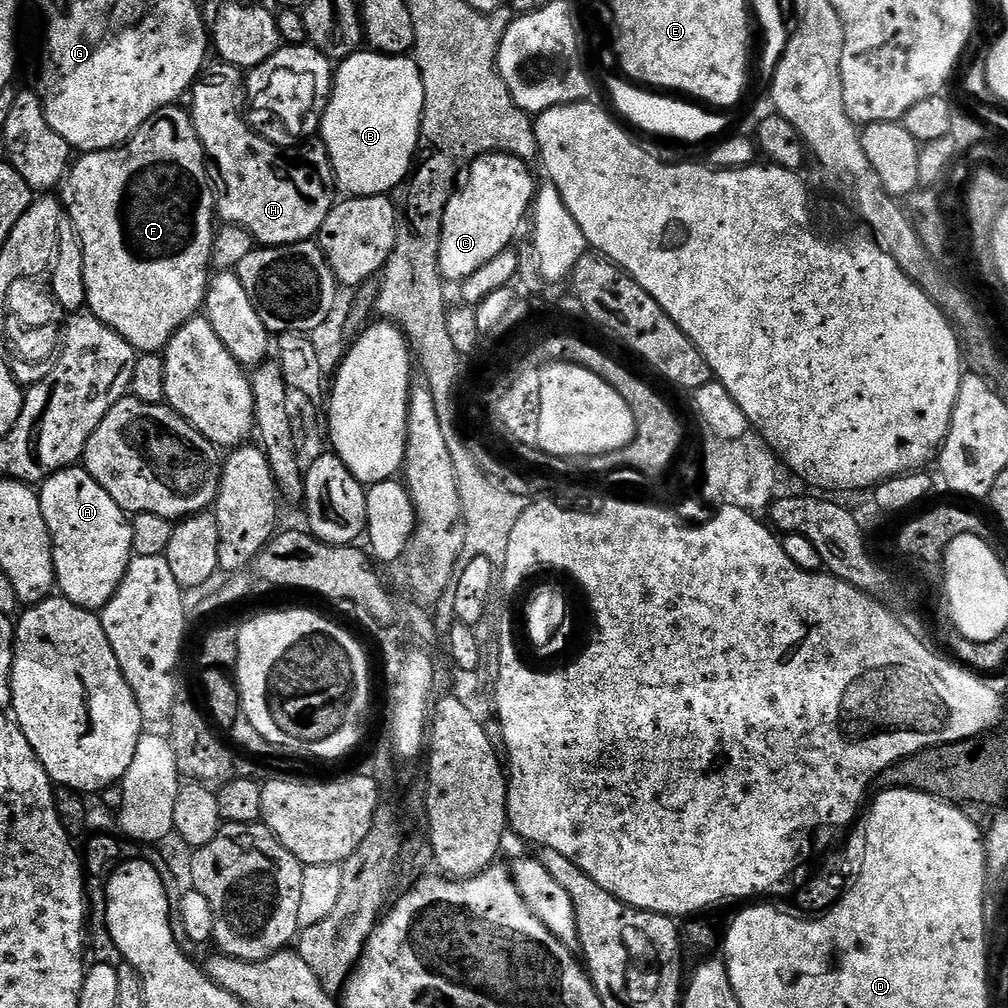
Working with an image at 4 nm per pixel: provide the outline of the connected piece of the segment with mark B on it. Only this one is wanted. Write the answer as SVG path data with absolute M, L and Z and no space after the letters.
M357 50L339 61L332 81L332 97L320 120L319 139L328 151L332 175L337 189L349 197L392 194L400 183L409 179L416 147L422 143L424 123L422 74L416 61L407 55L384 55L373 50Z

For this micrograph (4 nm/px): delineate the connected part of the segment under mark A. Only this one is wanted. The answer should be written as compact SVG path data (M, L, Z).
M83 466L55 472L38 491L42 518L46 518L52 539L59 595L89 610L105 608L119 590L134 557L129 513L120 509Z

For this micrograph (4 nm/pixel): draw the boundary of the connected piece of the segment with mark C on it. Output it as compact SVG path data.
M492 152L468 164L464 185L453 191L442 218L440 272L445 281L464 281L511 245L508 243L515 238L520 223L525 223L536 198L538 184L532 181L528 168L525 161L504 152Z

